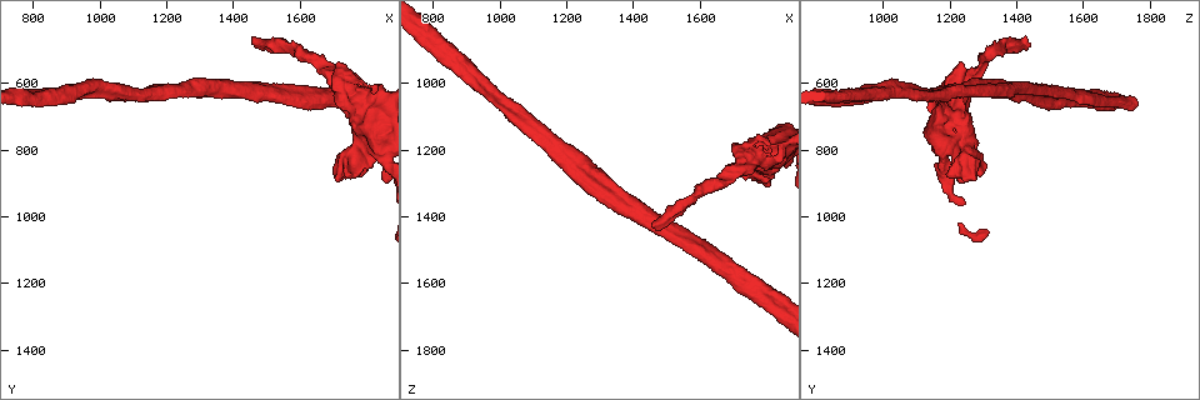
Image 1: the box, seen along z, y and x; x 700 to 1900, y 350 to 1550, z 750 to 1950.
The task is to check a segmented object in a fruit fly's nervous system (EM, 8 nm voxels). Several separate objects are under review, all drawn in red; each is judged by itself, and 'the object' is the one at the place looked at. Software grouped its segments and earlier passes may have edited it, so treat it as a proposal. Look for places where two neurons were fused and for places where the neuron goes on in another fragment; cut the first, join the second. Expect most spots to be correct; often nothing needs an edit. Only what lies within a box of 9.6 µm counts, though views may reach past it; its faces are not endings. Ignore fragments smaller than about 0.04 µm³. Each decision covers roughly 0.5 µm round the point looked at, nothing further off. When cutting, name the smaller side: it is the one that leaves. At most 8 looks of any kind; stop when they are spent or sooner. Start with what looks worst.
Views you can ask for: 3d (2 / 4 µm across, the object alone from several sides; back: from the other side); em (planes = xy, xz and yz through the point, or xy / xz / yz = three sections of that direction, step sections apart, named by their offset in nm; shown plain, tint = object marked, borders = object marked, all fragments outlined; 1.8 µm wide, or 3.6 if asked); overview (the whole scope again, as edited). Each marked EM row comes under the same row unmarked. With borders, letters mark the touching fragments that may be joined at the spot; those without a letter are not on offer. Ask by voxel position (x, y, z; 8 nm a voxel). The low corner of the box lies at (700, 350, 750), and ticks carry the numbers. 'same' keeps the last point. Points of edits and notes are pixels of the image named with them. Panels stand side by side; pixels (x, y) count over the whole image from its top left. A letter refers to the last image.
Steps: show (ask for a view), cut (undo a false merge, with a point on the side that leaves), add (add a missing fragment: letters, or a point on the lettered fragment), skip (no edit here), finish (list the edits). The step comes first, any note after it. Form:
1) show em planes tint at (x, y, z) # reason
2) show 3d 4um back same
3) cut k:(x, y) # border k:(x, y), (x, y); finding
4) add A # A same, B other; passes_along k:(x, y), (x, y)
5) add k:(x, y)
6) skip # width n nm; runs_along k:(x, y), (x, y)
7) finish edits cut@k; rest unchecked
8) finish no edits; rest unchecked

show em planes borders at (1780, 610, 1160) # stops while still wide

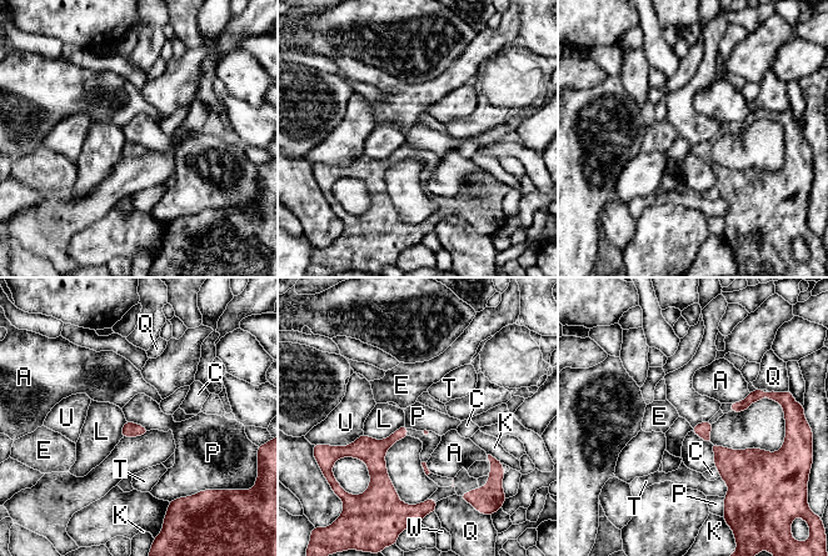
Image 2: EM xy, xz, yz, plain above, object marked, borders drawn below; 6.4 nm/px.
skip # A other, C other, E other, K other, L other, P other, Q other, T other, U other, W other; border 2:(126, 420), (140, 424), (149, 430); none of them fits

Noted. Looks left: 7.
show em planes borders at (1460, 470, 1430) # long arm stops here

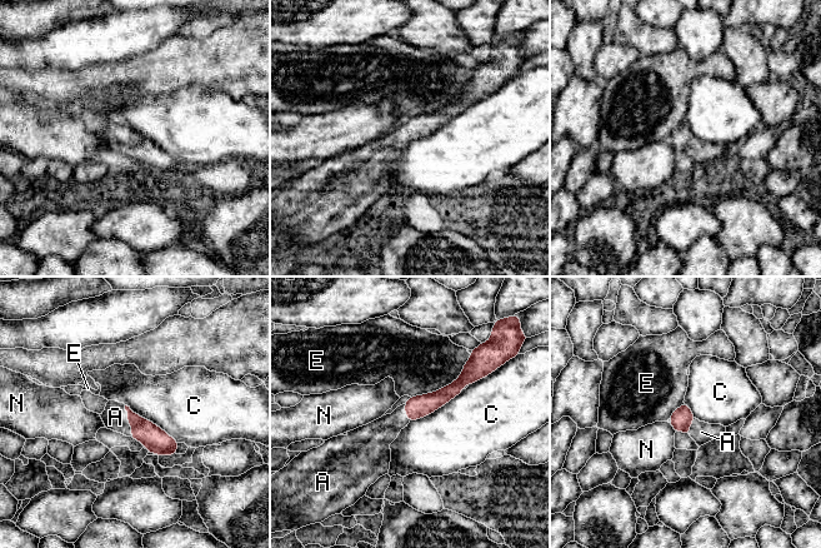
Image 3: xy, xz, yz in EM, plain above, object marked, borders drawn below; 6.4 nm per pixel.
add A # A same, C other, E other, N other; passes_along 3:(156, 441), (128, 421), (115, 417); the neuron continues

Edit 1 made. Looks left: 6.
show 3d 2um at (1740, 850, 1260) # abrupt turn

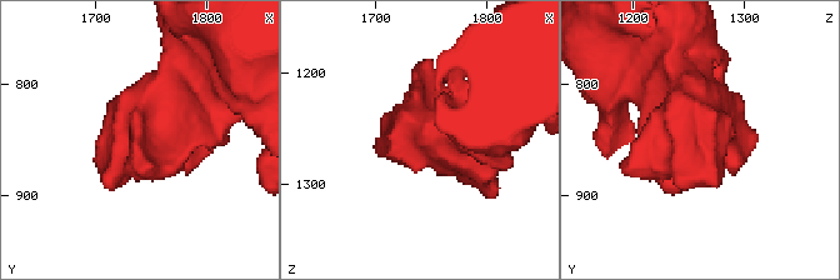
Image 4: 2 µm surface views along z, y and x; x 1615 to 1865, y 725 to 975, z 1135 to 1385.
show em planes borders at (1744, 846, 1256) # shape alone is not enough

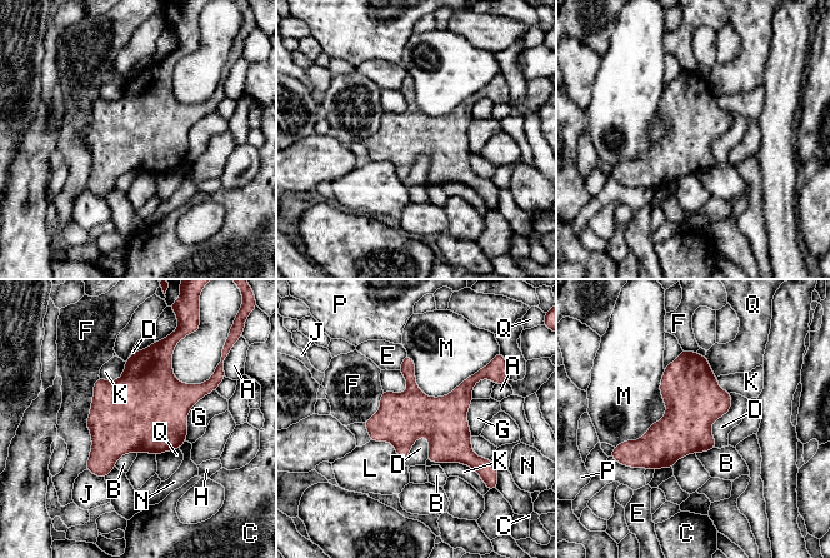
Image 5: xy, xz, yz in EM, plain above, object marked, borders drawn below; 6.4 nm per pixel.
skip # A other, B other, C other, D other, E other, F other, G other, H other, J other, K other, L other, M other, N other, P other, Q other; border 5:(730, 393), (714, 447); all the same neuron

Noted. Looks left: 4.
finish edits add@3; rest unchecked

